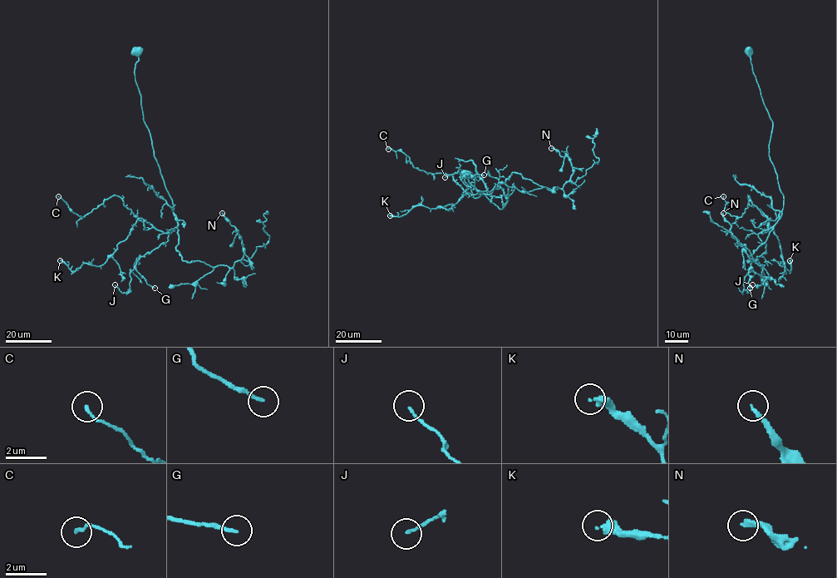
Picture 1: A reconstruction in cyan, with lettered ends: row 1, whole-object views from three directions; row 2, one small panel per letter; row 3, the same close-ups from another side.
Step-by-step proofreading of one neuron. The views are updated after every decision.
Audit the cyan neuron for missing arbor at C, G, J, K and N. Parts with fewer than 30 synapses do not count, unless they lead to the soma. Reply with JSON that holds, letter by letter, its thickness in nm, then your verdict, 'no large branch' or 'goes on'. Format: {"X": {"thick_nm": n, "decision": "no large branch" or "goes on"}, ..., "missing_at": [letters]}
{"C": {"thick_nm": 140, "decision": "no large branch"}, "G": {"thick_nm": 160, "decision": "no large branch"}, "J": {"thick_nm": 120, "decision": "no large branch"}, "K": {"thick_nm": 320, "decision": "no large branch"}, "N": {"thick_nm": 200, "decision": "goes on"}, "missing_at": ["N"]}

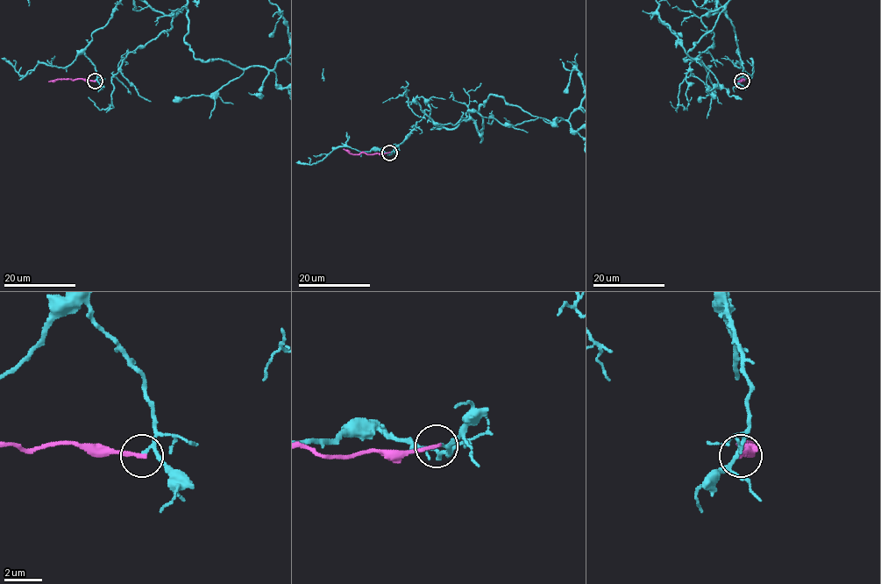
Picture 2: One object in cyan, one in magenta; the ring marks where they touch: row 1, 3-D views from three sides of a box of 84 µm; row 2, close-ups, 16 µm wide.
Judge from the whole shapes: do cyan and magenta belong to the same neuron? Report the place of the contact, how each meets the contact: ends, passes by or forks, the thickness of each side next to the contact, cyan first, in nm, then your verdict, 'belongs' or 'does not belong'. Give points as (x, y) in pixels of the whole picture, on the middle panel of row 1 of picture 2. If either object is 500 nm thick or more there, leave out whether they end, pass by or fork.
(389, 153) | cyan passes by | magenta ends | 130/200 nm | does not belong

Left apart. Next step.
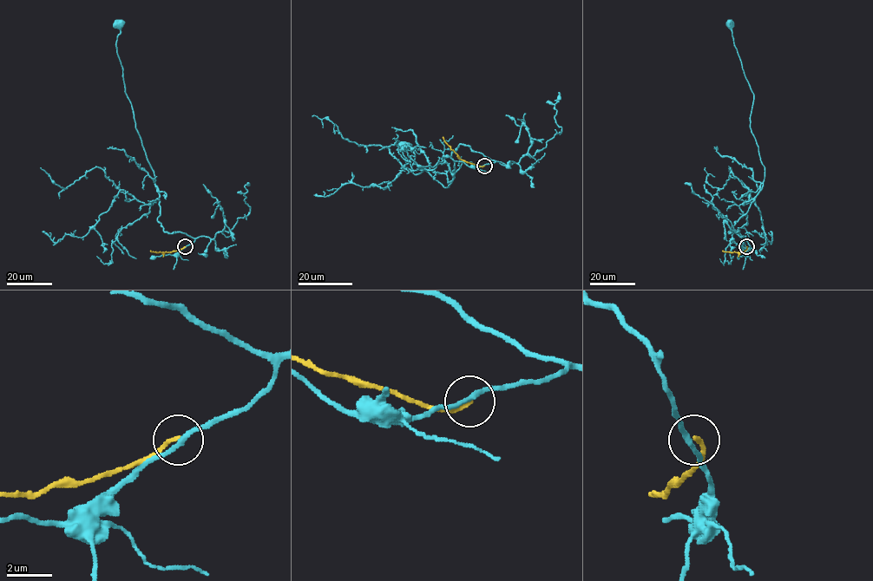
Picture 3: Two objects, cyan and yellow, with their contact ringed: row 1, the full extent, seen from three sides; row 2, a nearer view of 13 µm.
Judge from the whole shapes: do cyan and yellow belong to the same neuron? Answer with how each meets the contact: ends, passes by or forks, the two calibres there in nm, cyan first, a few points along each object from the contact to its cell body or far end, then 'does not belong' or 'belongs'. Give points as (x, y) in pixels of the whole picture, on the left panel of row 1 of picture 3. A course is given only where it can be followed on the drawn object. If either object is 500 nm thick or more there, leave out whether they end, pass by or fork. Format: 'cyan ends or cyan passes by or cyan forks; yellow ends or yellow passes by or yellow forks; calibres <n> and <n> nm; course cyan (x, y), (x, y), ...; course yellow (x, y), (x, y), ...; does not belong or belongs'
cyan passes by; yellow ends; calibres 200 and 180 nm; course cyan (185, 246), (193, 238), (165, 231), (158, 221), (154, 172), (135, 127), (116, 52), (118, 24); course yellow (185, 246), (172, 251), (150, 251); does not belong

